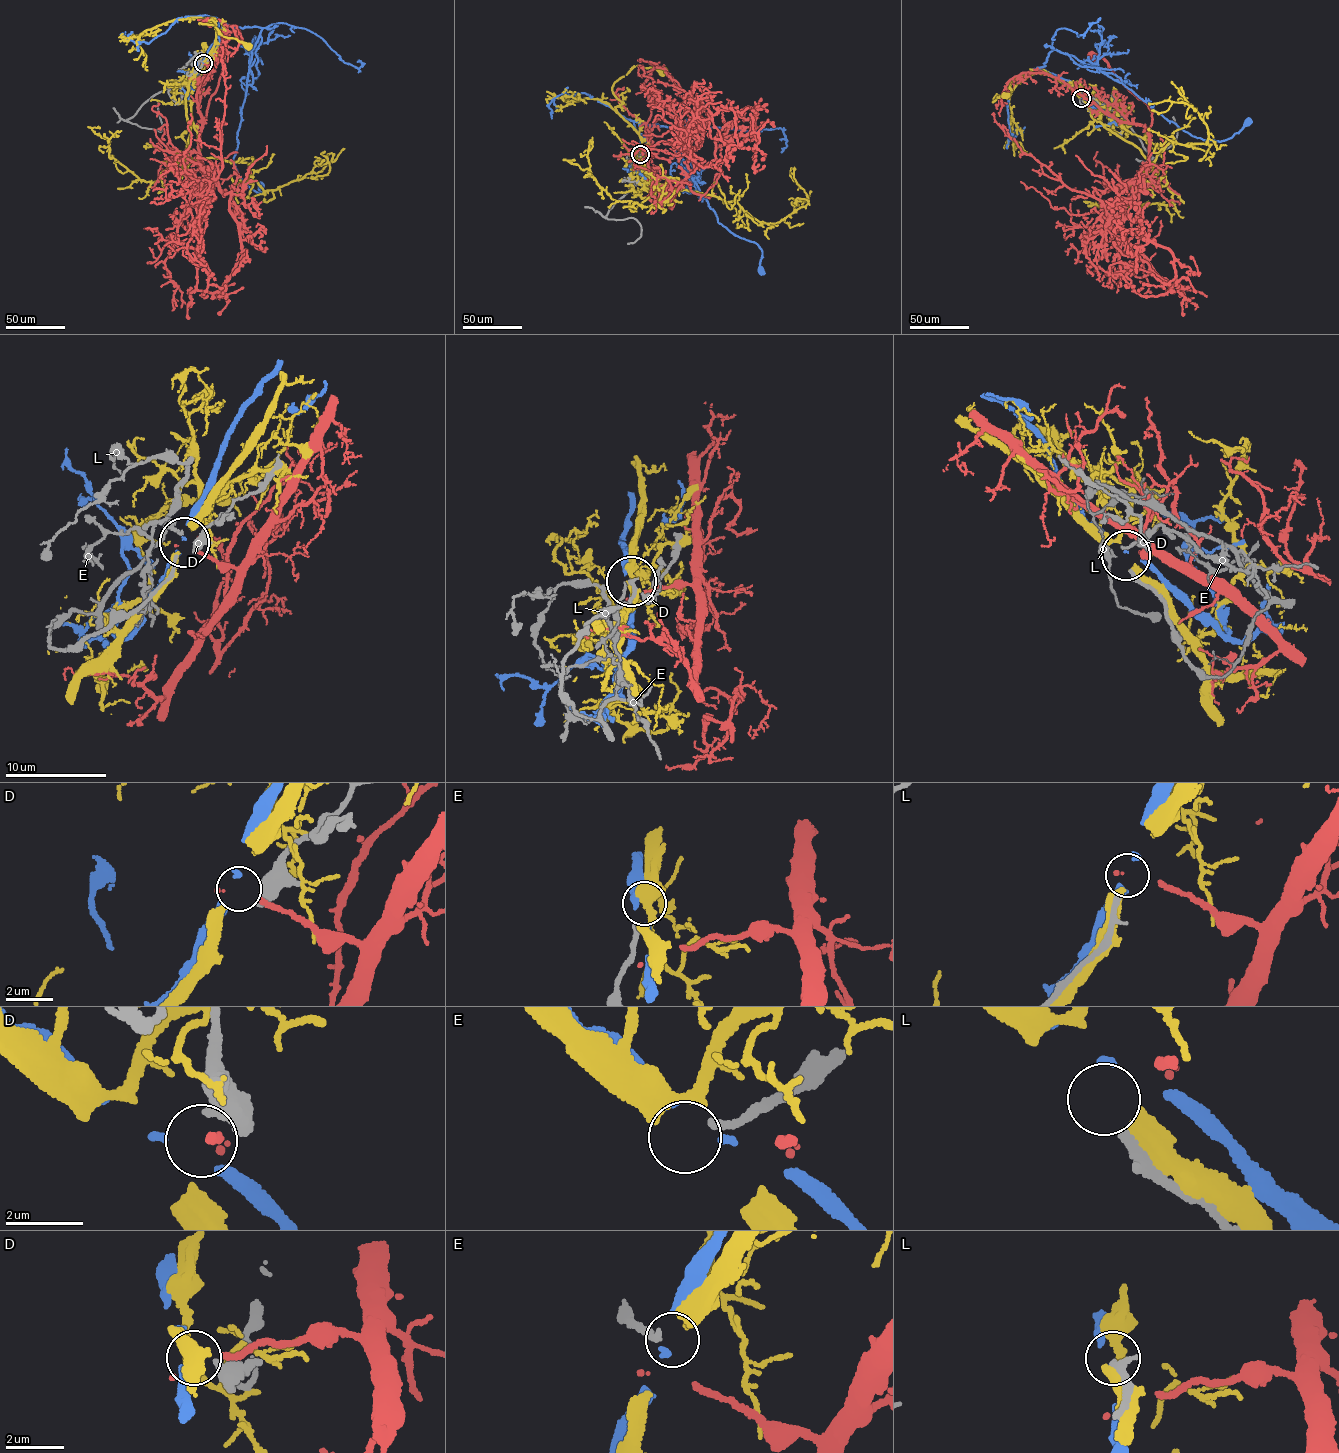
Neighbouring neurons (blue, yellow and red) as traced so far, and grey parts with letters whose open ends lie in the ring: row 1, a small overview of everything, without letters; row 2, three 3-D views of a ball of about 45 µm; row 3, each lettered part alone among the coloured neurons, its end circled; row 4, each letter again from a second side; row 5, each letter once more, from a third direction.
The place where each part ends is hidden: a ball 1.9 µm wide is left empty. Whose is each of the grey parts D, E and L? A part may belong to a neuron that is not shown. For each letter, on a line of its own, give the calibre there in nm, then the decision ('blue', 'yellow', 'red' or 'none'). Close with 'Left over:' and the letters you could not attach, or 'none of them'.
D: 400 nm | blue
E: 200 nm | none
L: 190 nm | none
Left over: E, L

